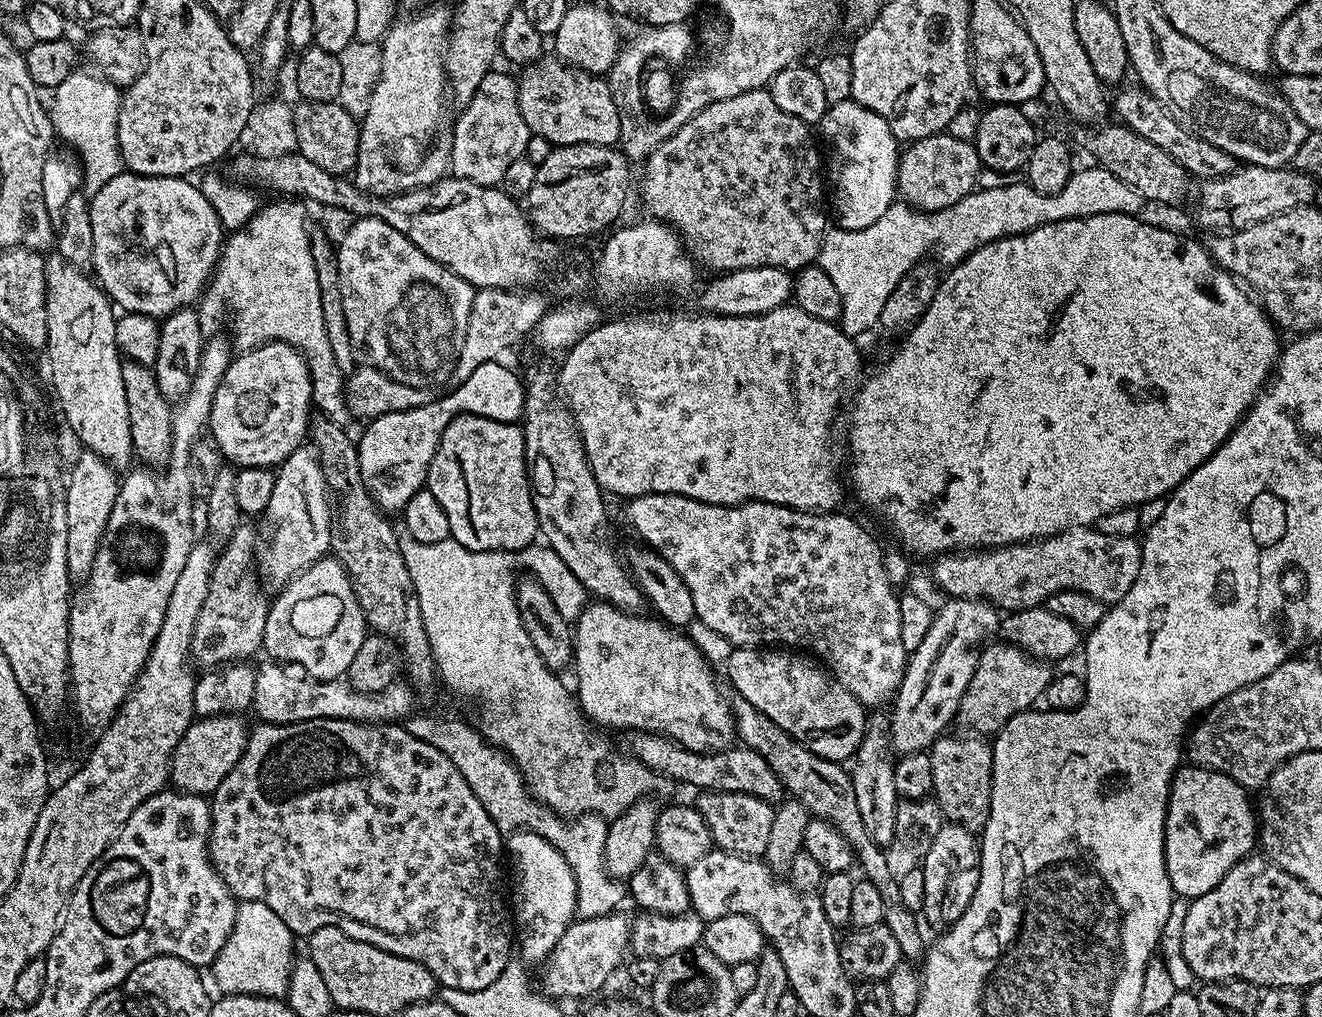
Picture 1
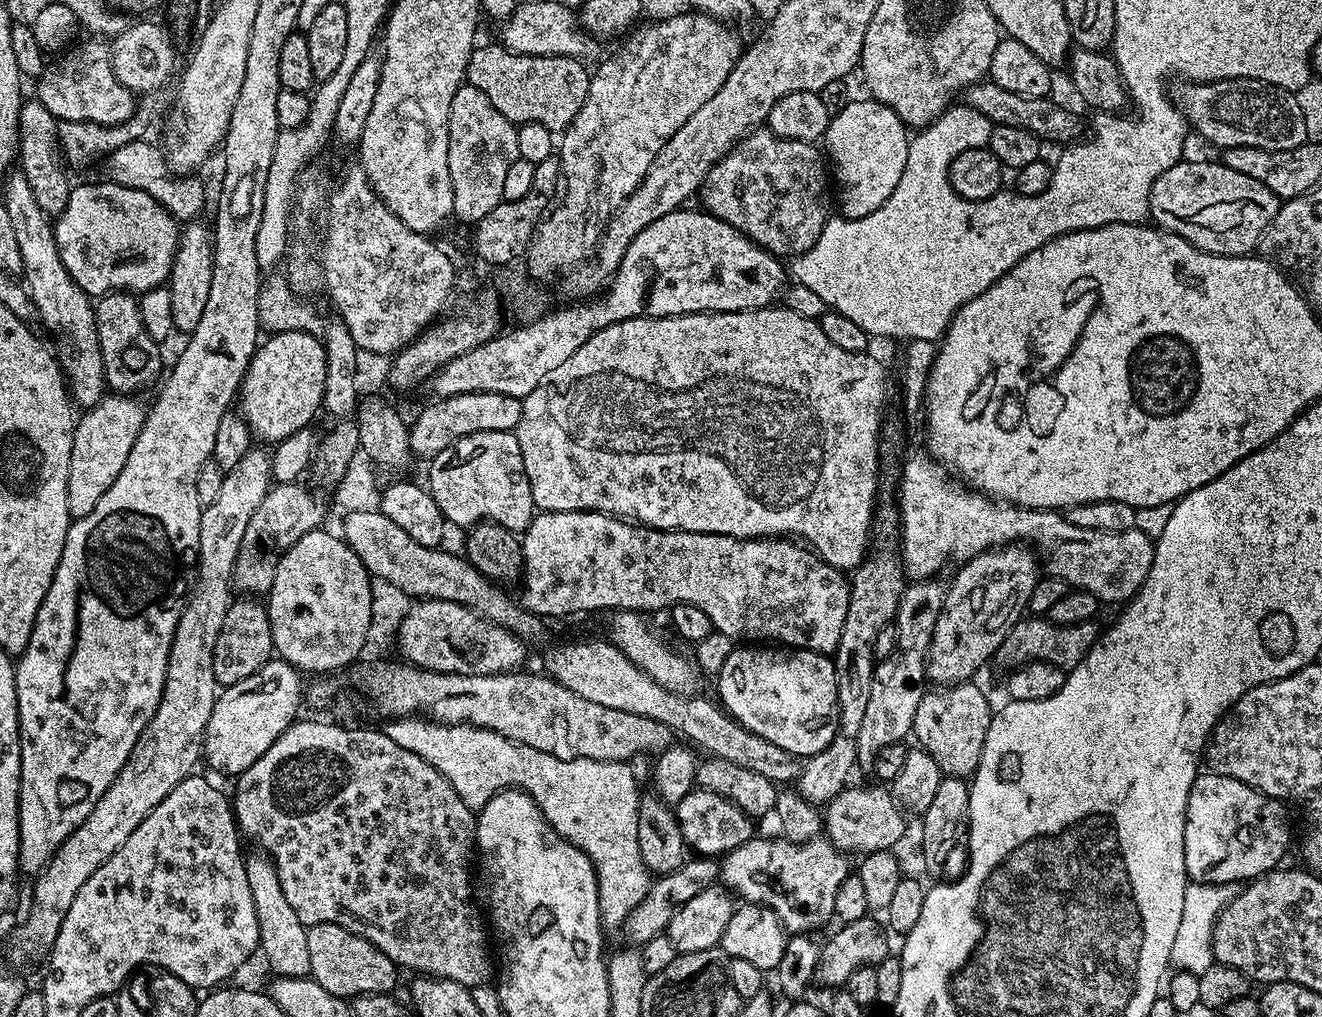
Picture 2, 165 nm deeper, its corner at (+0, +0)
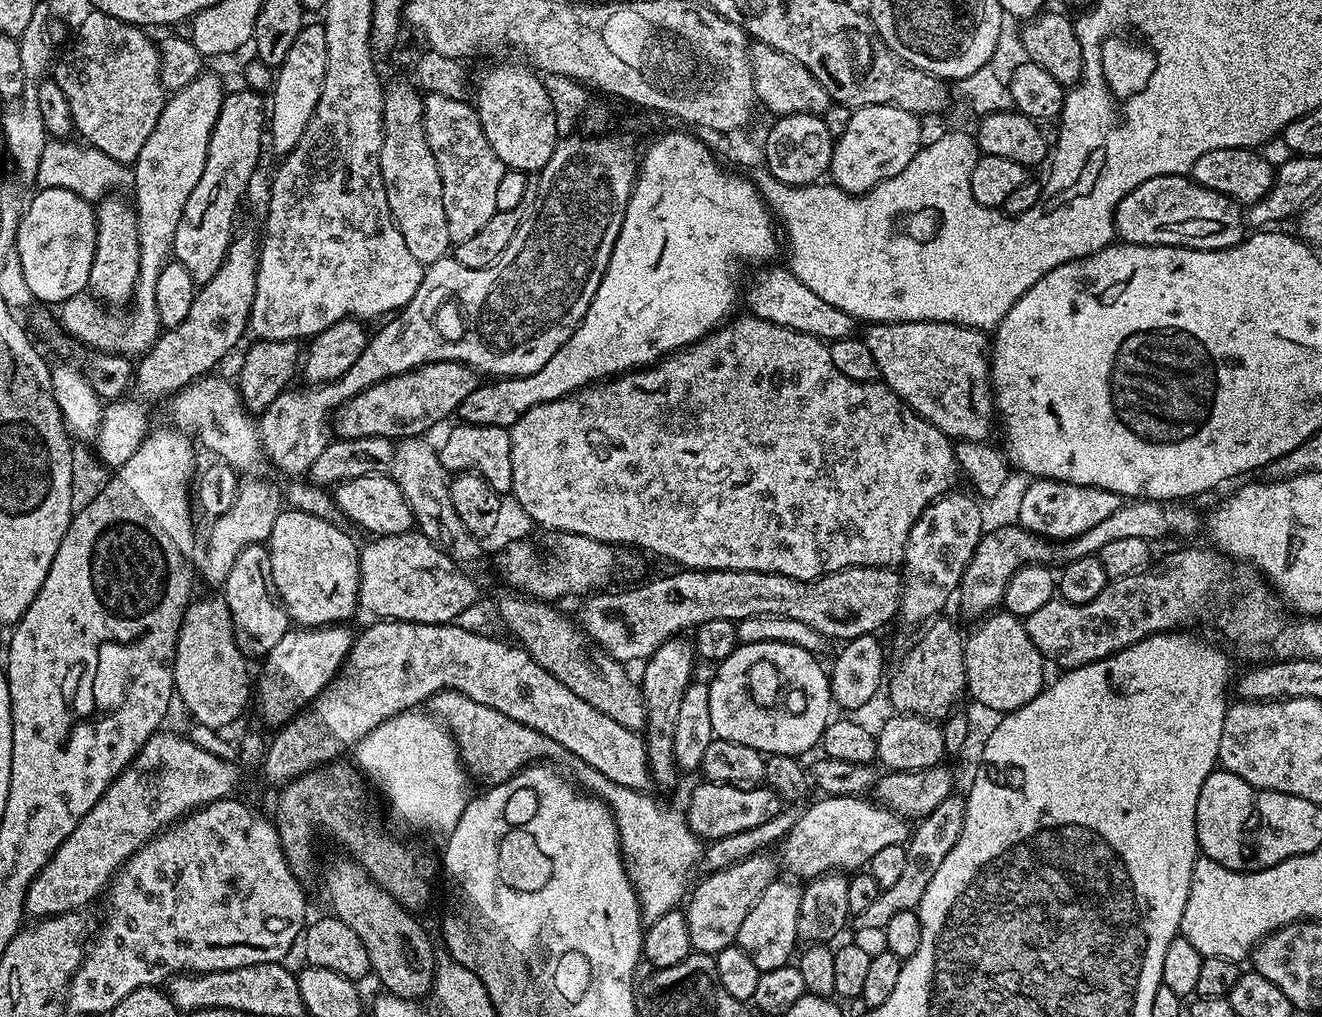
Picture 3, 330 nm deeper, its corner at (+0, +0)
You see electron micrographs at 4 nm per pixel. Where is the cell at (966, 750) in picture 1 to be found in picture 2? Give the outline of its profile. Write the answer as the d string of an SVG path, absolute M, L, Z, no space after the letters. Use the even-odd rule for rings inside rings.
M976 682L936 686L925 691L914 713L911 735L915 743L926 749L938 762L944 776L971 778L978 770L982 758L982 746L986 742L986 730L994 715L993 705L988 705L982 689Z

